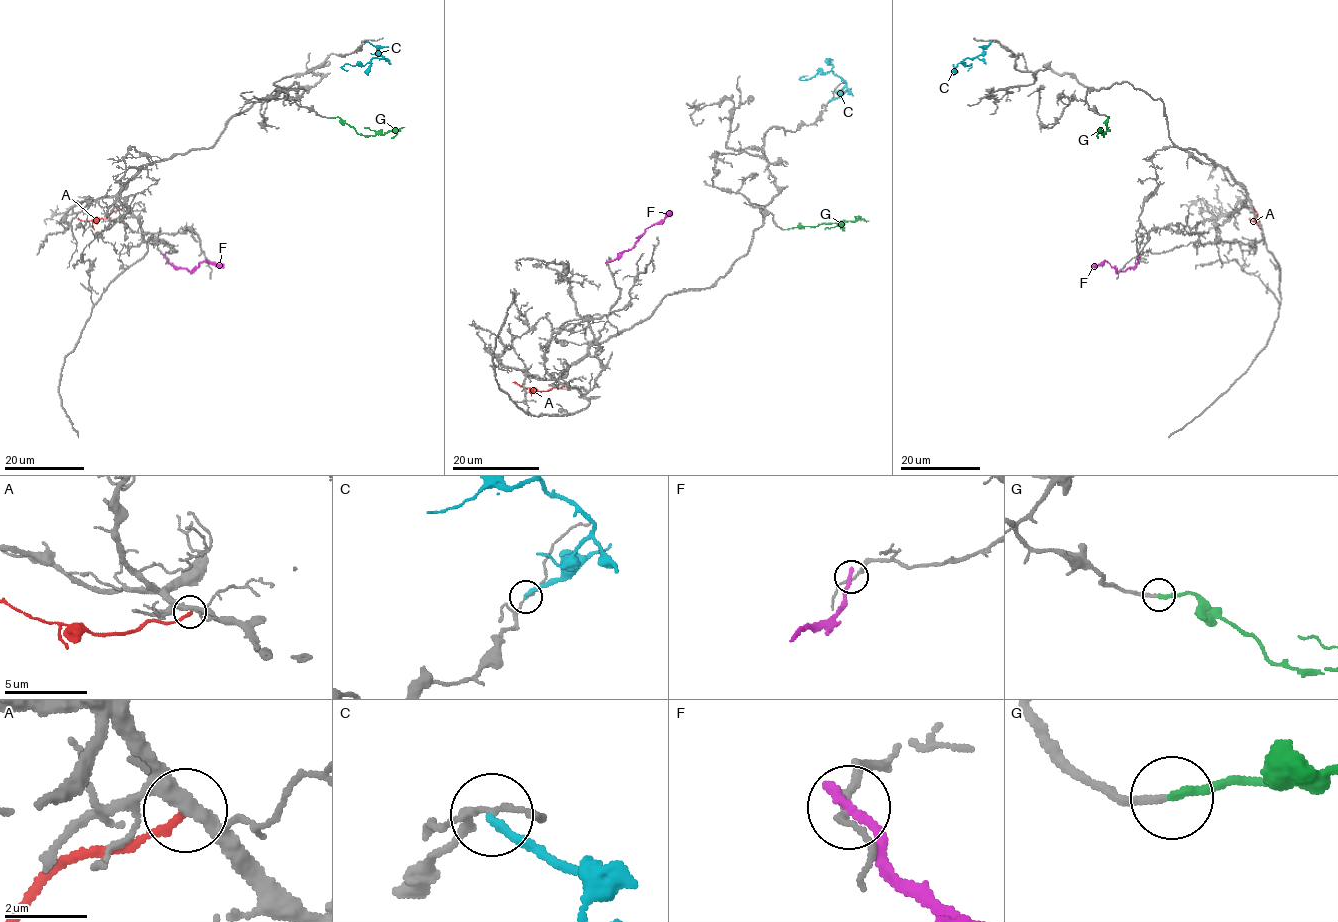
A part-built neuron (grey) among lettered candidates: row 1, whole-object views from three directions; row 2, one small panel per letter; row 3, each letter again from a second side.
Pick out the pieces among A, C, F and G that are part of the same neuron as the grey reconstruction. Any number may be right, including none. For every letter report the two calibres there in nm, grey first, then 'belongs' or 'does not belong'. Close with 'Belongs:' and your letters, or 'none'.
A: calibres 280 and 200 nm; does not belong
C: calibres 120 and 200 nm; does not belong
F: calibres 150 and 300 nm; does not belong
G: calibres 190 and 240 nm; belongs
Belongs: G

